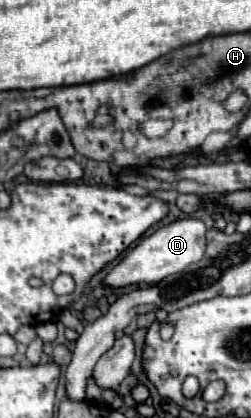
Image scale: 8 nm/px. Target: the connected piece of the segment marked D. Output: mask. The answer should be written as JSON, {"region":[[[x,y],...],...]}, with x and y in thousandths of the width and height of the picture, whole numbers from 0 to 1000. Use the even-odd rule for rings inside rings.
{"region":[[[749,519],[725,529],[693,529],[677,538],[637,543],[598,567],[574,567],[422,663],[414,682],[446,691],[518,687],[518,682],[622,682],[653,663],[725,648],[733,639],[789,629],[821,596],[821,543],[805,529]]]}

